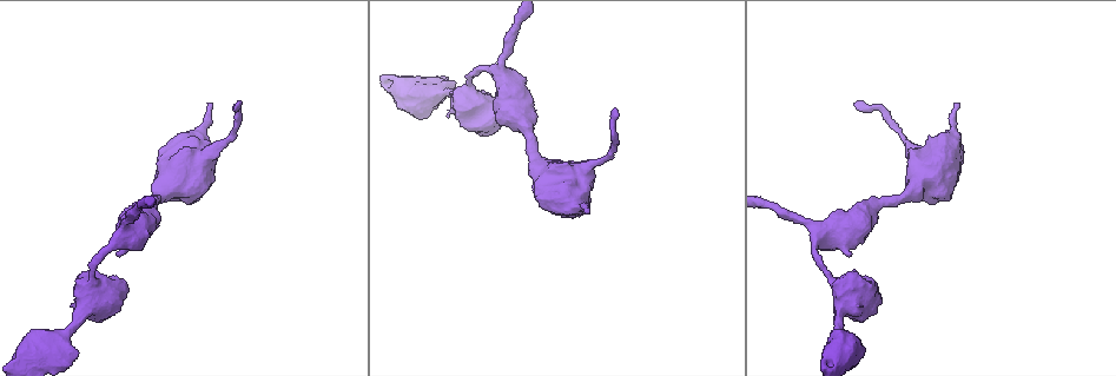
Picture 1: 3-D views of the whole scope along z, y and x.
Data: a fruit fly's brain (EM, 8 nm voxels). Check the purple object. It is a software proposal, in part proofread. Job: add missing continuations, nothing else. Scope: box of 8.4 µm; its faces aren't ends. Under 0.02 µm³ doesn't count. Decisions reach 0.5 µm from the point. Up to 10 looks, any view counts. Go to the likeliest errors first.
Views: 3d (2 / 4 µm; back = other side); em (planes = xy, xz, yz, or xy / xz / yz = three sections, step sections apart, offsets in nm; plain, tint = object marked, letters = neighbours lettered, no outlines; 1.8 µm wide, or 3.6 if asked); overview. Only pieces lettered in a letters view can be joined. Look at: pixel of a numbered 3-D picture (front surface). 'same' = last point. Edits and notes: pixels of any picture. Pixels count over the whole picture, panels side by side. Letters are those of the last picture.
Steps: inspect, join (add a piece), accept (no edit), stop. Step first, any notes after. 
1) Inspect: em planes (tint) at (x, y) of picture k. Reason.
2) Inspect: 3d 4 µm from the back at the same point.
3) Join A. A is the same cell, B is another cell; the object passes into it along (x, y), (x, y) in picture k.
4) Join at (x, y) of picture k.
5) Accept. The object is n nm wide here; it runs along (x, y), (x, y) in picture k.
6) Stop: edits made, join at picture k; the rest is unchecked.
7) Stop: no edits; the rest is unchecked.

Inspect: em planes (letters) at (586, 211) of picture 1. Free end.

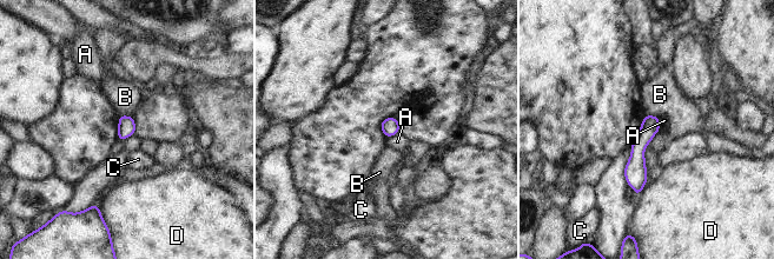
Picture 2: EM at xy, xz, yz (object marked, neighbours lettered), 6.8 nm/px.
Accept. The object is 120 nm wide here; A, B, C and D are other cells; a border runs along (646, 114), (653, 114), (659, 118) in picture 2; none of them fits.

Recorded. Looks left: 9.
Inspect: 3d 4 µm at (500, 74) of picture 1.

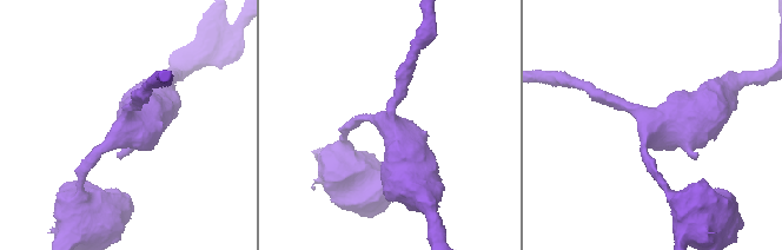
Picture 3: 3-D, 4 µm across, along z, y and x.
Inspect: em xy step 4 (tint) at (125, 129) of picture 3.

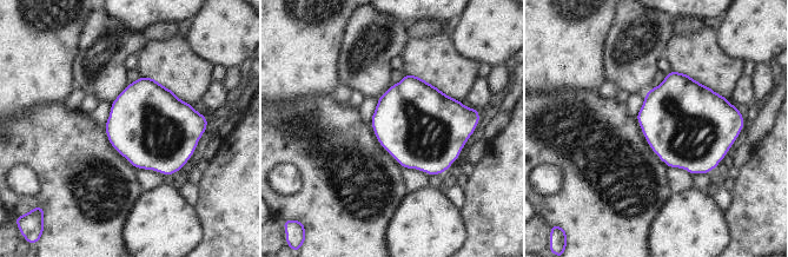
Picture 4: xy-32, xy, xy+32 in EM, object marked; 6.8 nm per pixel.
Inspect: em planes (letters) at the same point.

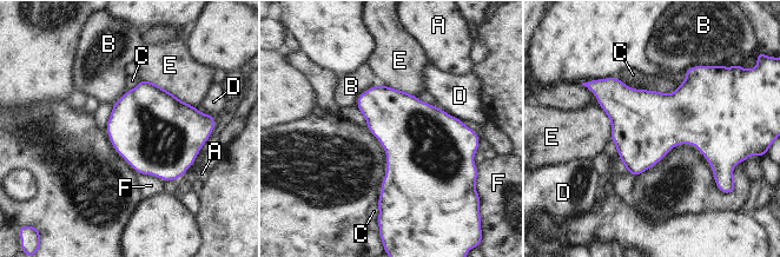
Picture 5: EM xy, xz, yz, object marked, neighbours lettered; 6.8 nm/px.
Accept. A, B, C, D, E and F are other cells; a border runs along (620, 80), (634, 89), (653, 91) in picture 5; none of them fits.

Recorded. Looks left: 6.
Inspect: 3d 4 µm from the back at (480, 133) of picture 1. Free end.

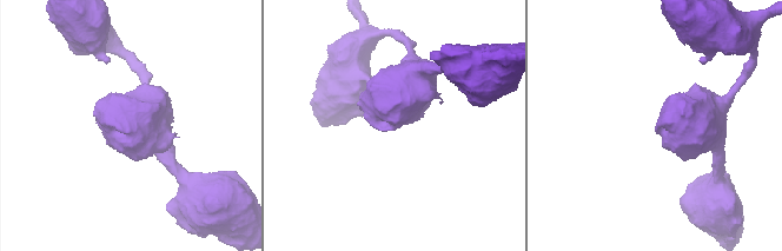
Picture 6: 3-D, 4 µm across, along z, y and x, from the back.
Inspect: em 3.6 µm planes (letters) at (663, 145) of picture 6. Need the tissue.

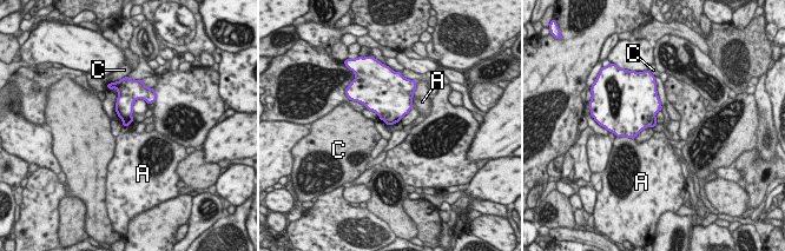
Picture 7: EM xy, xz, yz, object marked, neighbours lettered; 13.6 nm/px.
Accept. A and C are other cells; a border runs along (615, 136), (626, 136), (634, 139) in picture 7; none of them fits.

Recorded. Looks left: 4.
Inspect: 3d 4 µm at (237, 104) of picture 1. Tapers out.

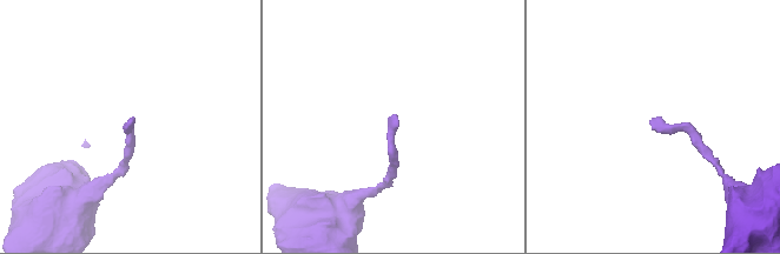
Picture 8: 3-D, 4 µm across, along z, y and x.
Inspect: em xz step 8 (tint) at (653, 118) of picture 8.

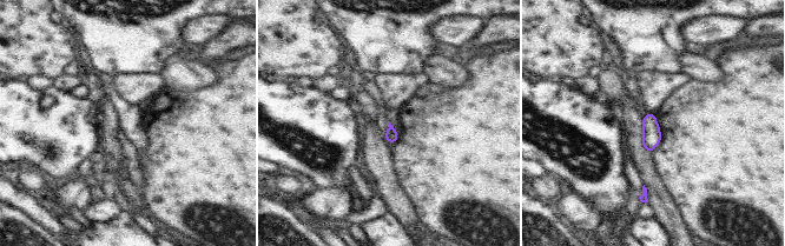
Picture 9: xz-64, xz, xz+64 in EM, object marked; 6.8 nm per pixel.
Inspect: em planes (letters) at the same point. Cut it another way.

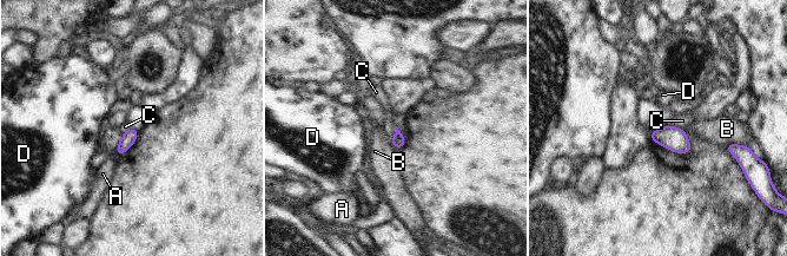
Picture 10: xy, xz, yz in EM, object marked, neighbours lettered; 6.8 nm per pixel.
Accept. The longest contact is with C, 170 nm; A, B, C and D are other cells; a border runs along (395, 126), (391, 143), (399, 149) in picture 10; no lettered piece goes on from it.

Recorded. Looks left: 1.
Stop: no edits; the rest is unchecked.

